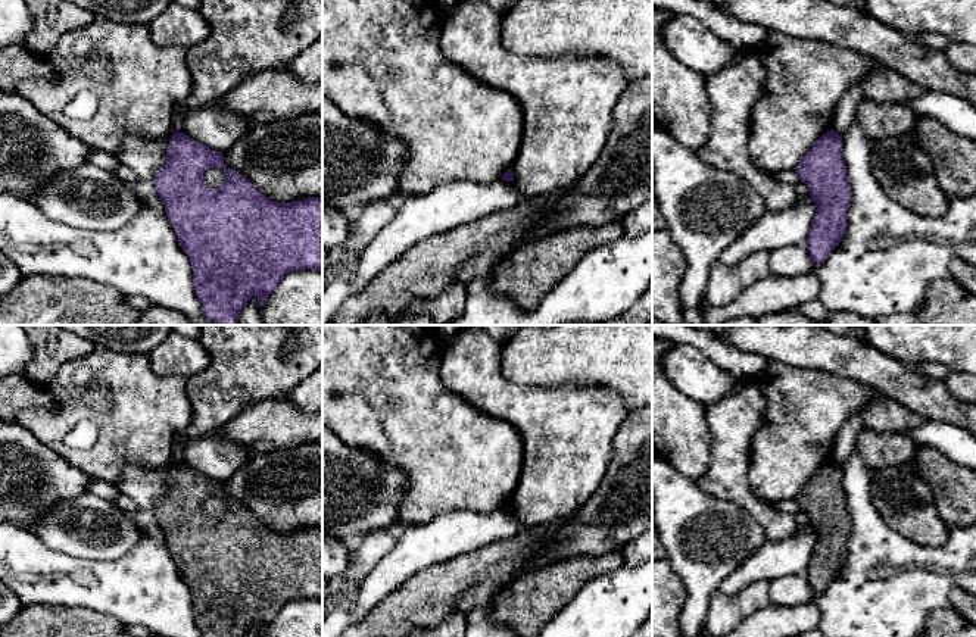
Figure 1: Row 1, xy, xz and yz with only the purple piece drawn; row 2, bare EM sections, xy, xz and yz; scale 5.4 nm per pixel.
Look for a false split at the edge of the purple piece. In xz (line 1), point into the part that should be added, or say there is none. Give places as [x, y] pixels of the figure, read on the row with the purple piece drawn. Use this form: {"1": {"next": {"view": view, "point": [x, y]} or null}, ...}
{"1": {"next": null}}

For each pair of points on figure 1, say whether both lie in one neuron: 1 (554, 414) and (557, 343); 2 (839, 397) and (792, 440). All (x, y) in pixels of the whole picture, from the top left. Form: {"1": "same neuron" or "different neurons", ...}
{"1": "different neurons", "2": "same neuron"}

